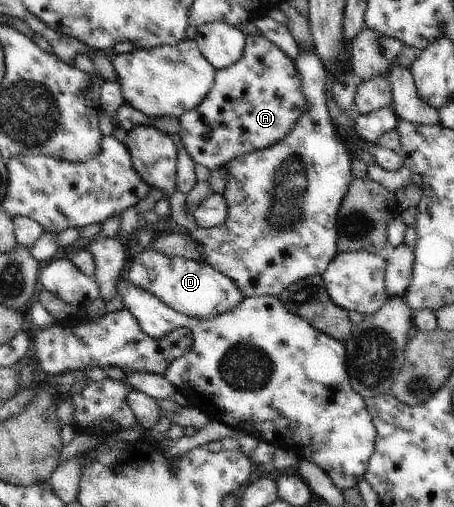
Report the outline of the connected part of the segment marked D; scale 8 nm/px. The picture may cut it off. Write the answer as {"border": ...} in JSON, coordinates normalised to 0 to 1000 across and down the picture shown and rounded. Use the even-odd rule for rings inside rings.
{"border":[[[335,487],[291,511],[280,550],[297,566],[346,582],[368,606],[430,629],[474,629],[526,604],[537,590],[522,562],[465,523],[410,507],[368,507],[337,495]]]}

